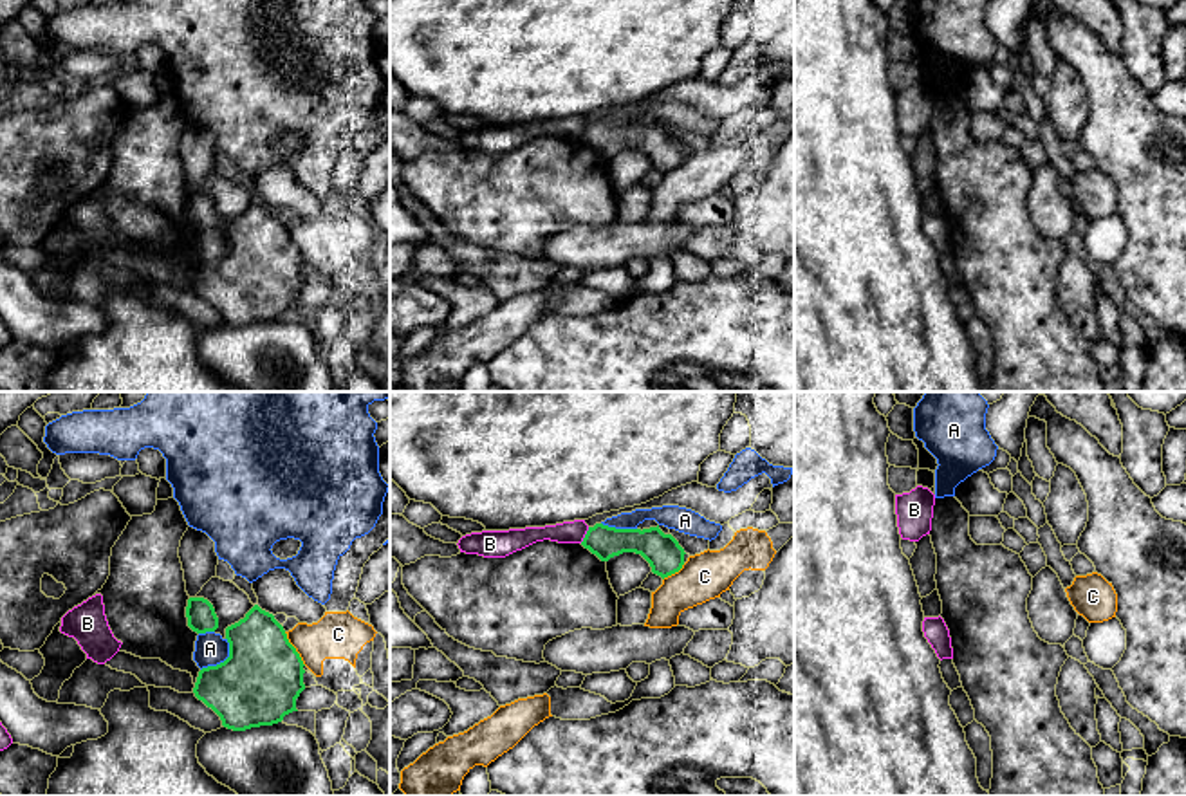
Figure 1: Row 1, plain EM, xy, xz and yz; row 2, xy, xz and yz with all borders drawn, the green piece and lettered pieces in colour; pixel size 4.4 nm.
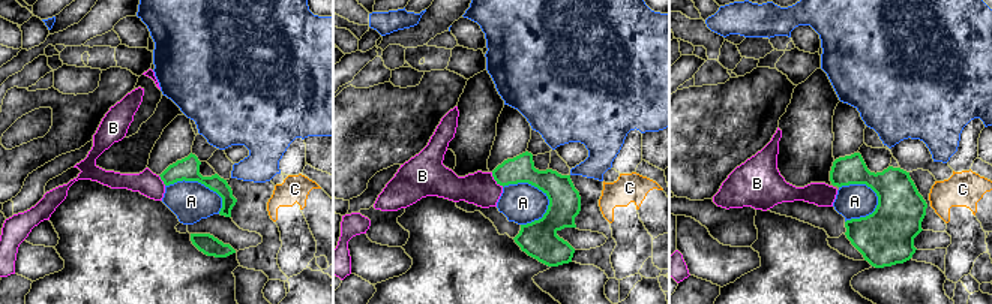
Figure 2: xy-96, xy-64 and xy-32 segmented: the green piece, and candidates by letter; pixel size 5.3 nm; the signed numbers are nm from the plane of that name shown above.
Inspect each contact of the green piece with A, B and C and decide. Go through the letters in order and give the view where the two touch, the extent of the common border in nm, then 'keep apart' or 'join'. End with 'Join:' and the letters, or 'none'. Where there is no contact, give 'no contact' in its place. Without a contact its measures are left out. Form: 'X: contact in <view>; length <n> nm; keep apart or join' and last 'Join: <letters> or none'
A: contact in xy; length 190 nm; keep apart
B: contact in xz; length 80 nm; keep apart
C: contact in xy; length 180 nm; keep apart
Join: none

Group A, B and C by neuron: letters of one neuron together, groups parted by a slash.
A / B / C

